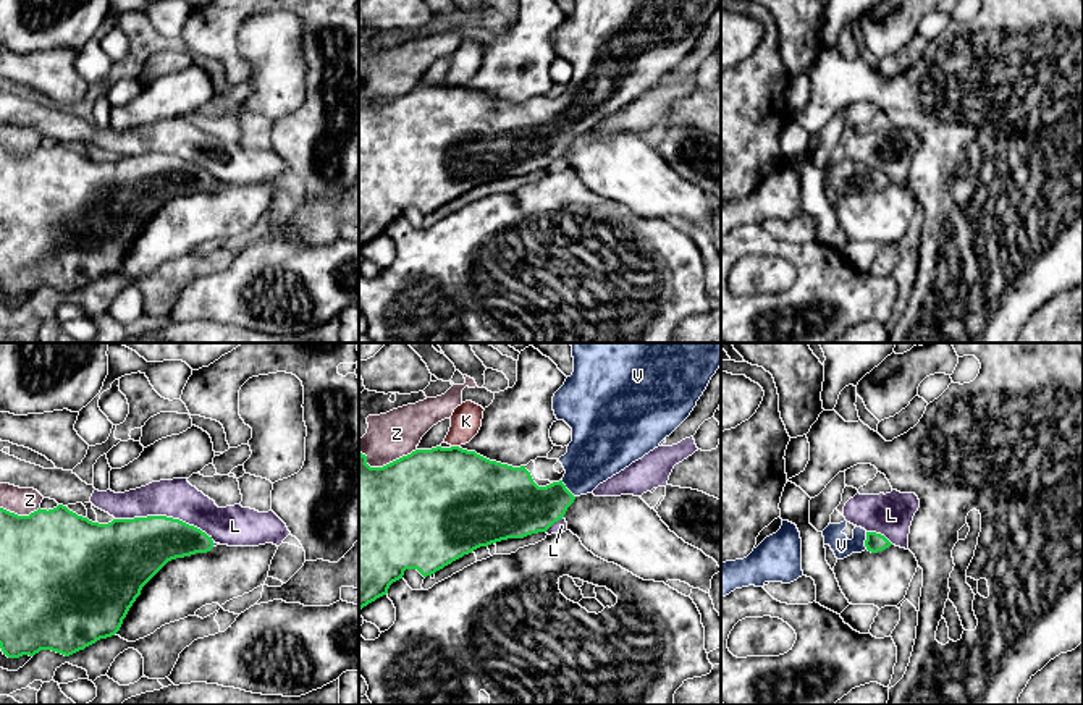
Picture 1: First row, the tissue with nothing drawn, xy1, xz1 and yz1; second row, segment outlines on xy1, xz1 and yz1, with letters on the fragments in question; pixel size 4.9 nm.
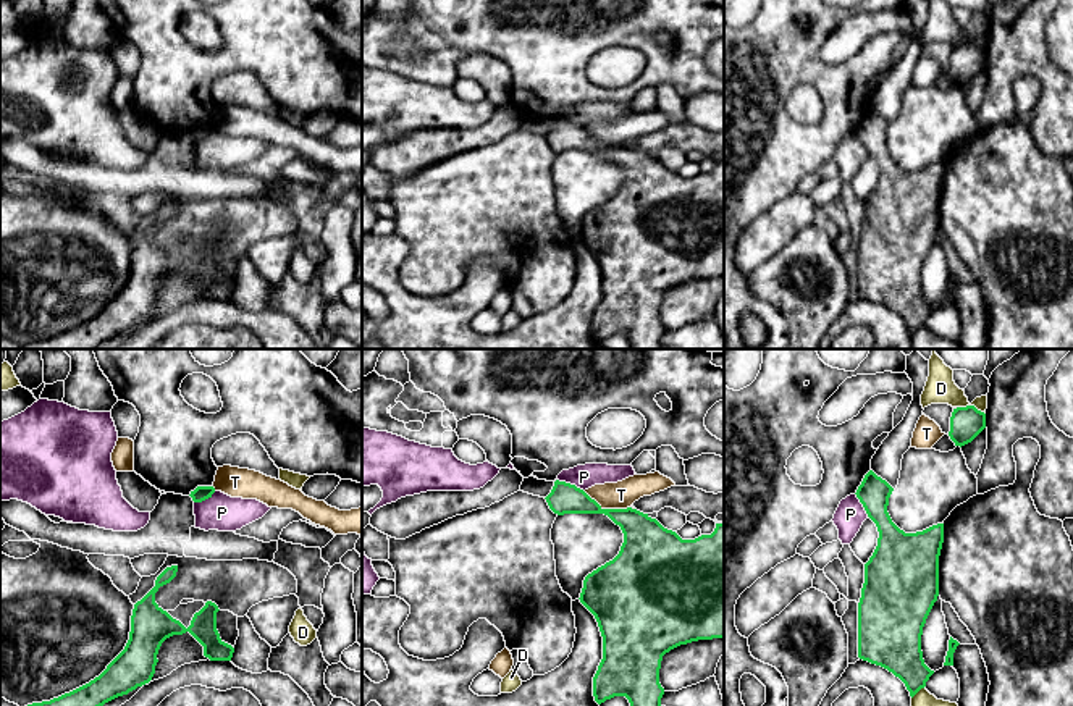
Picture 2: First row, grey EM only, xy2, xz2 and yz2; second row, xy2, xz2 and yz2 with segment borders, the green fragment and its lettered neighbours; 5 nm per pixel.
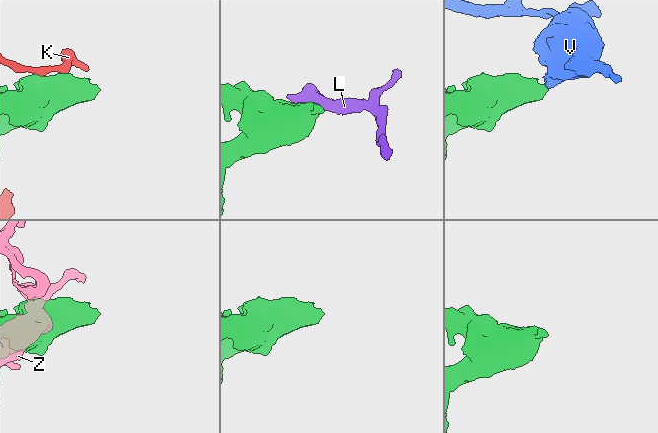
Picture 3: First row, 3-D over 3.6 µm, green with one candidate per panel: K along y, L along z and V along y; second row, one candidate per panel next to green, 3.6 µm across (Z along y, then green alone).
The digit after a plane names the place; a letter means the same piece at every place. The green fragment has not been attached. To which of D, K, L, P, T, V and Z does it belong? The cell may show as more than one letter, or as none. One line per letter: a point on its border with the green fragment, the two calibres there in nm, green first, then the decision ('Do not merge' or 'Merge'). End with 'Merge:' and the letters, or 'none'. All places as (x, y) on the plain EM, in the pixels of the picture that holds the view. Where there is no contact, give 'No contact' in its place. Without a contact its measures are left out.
D: Touches green at yz2 (972, 44). Thickness 160 nm (green) against 150 nm. Do not merge
K: Touches green at xz1 (455, 84). Thickness 500 nm (green) against 160 nm. Do not merge
L: Touches green at xy1 (165, 154). Thickness 340 nm (green) against 200 nm. Do not merge
P: Touches green at xz2 (569, 121). Thickness 160 nm (green) against 120 nm. Do not merge
T: Touches green at xz2 (606, 147). Thickness 220 nm (green) against 140 nm. Do not merge
V: Touches green at yz1 (865, 178). Thickness 100 nm (green) against 100 nm. Merge
Z: Touches green at xz1 (387, 102). Thickness 500 nm (green) against 240 nm. Do not merge
Merge: V

